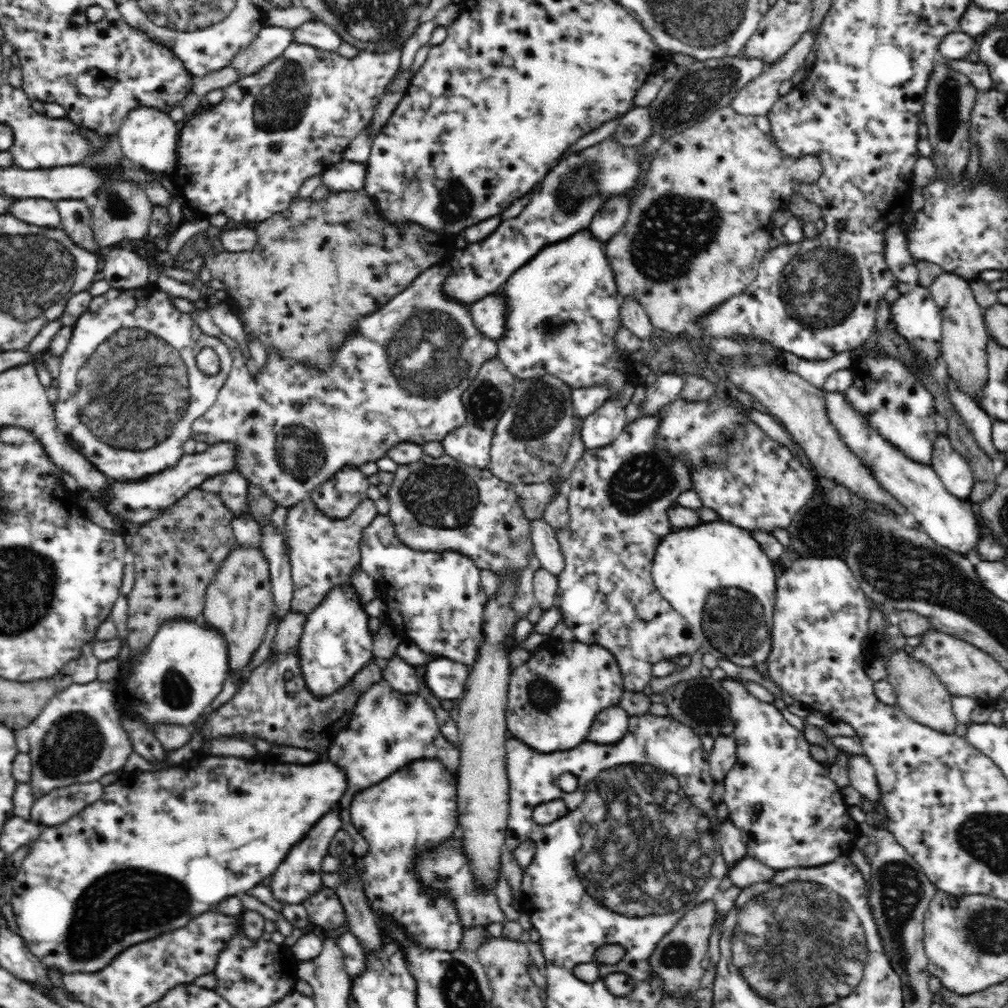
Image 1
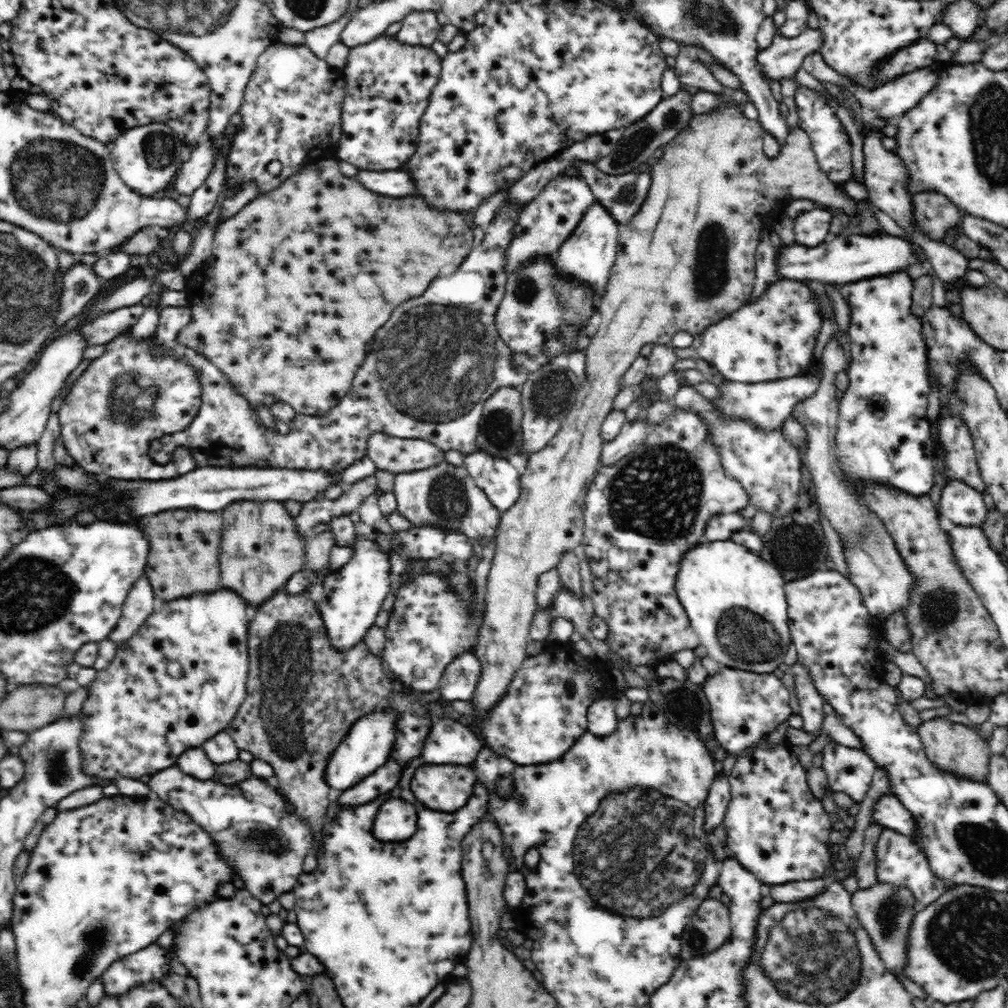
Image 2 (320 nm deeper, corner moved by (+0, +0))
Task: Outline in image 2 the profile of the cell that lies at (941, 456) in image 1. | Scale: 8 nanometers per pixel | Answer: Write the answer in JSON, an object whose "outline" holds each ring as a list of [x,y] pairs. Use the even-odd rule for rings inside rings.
{"outline":[[[946,479],[941,491],[939,512],[953,524],[980,526],[988,508],[984,496],[961,480]]]}

